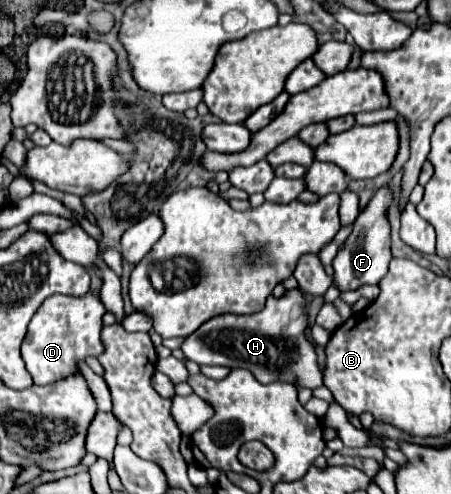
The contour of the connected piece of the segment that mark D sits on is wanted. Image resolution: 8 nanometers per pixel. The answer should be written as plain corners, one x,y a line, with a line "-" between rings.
91,289
81,297
67,297
67,295
51,295
43,301
37,309
35,317
29,323
29,331
23,339
21,355
27,365
29,375
33,377
35,385
49,385
59,379
65,379
79,371
79,361
87,357
99,357
103,353
101,343
101,329
103,329
103,315
105,307
99,299
99,289

